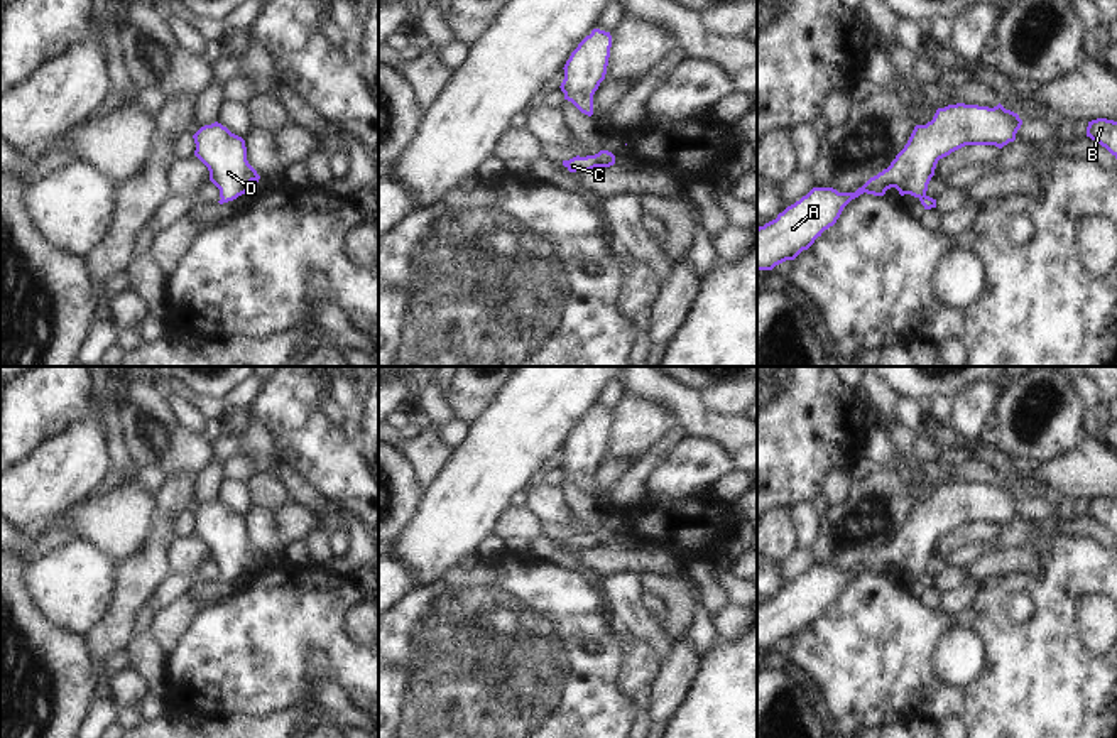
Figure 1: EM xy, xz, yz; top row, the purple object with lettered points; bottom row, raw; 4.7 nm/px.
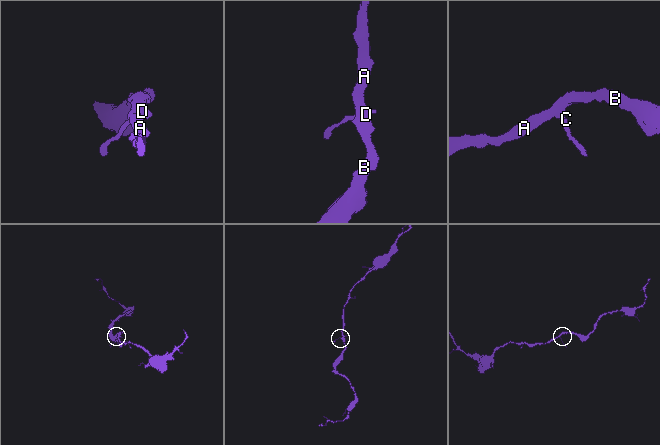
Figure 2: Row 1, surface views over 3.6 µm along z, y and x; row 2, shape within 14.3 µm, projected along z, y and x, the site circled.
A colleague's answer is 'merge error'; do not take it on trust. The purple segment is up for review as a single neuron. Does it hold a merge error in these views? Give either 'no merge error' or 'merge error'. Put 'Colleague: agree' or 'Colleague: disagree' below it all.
no merge error
Colleague: disagree

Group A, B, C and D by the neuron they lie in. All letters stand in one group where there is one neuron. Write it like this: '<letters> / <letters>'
A B C D

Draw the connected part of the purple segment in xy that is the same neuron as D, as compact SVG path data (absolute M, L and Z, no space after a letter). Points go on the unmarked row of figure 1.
M215 500L194 513L194 534L208 545L210 559L220 567L220 583L250 571L248 562L260 554L247 539L245 518Z

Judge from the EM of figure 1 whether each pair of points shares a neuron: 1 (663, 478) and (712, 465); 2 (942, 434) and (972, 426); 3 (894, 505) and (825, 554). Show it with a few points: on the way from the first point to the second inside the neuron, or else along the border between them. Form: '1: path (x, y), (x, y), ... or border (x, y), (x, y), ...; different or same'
1: path (675, 477), (688, 468), (700, 468); same
2: border (948, 421), (964, 434), (979, 438); different
3: path (889, 529), (888, 537), (876, 537), (849, 548); same

